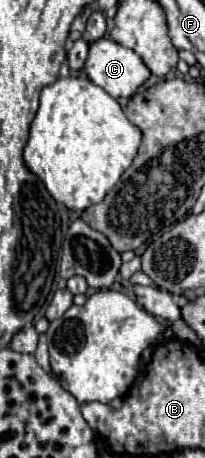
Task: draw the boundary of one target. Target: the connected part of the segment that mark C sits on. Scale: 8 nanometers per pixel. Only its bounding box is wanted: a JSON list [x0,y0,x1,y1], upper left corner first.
[83,38,151,98]

